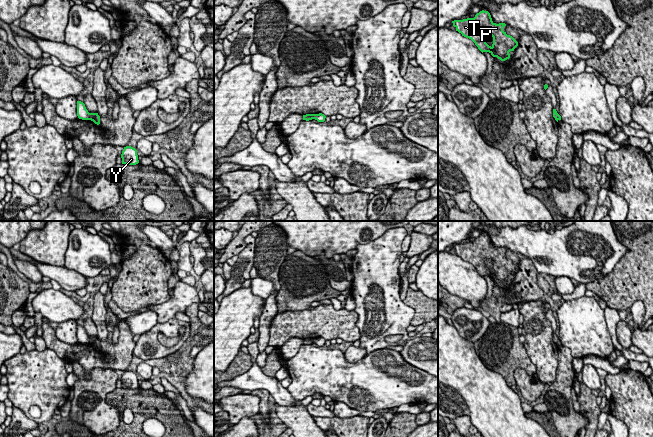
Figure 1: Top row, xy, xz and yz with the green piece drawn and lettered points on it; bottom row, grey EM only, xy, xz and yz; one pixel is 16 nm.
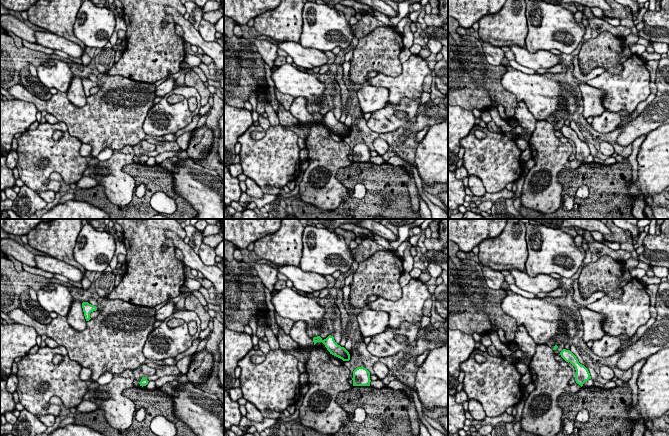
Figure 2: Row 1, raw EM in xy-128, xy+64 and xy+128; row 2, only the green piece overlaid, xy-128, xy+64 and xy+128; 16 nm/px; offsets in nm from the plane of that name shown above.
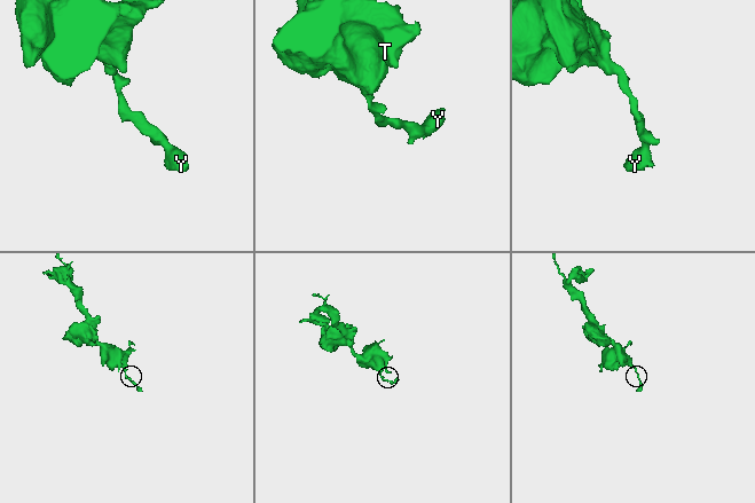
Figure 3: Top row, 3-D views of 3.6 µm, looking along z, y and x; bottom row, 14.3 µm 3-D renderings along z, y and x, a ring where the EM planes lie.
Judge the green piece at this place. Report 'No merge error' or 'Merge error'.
Merge error

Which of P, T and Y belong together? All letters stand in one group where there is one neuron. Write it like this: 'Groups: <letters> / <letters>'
Groups: P T / Y

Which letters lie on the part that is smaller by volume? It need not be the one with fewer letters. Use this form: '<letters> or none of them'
Y

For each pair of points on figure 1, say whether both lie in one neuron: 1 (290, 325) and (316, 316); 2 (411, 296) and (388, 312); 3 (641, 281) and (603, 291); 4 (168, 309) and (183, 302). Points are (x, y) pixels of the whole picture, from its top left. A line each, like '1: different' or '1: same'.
1: same
2: different
3: same
4: same

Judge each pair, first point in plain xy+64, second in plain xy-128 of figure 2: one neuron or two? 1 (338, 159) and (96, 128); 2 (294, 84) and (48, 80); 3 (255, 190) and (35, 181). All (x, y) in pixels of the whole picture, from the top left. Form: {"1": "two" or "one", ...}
{"1": "two", "2": "one", "3": "two"}

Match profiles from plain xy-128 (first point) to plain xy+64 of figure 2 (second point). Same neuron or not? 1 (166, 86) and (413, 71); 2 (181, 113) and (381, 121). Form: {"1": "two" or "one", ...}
{"1": "two", "2": "one"}

